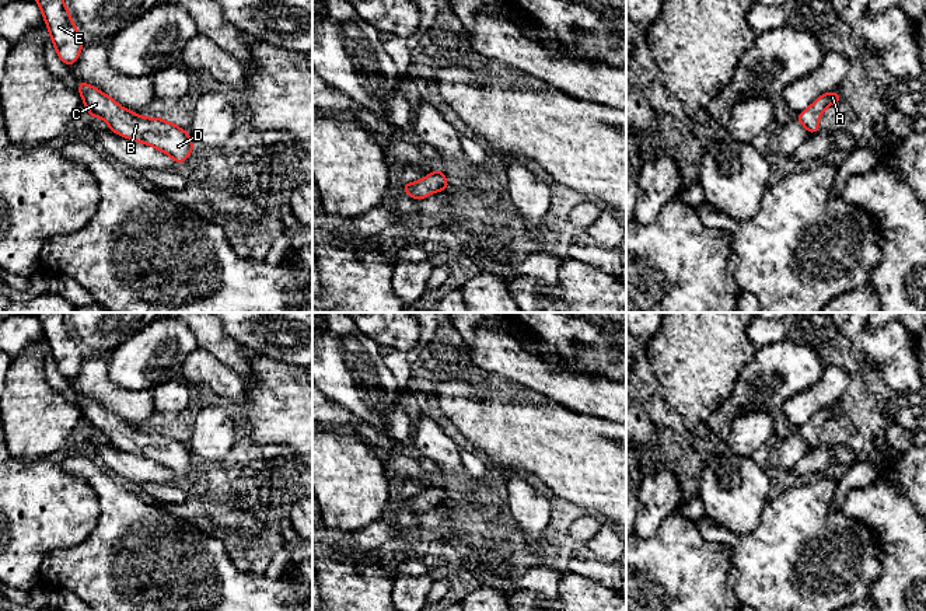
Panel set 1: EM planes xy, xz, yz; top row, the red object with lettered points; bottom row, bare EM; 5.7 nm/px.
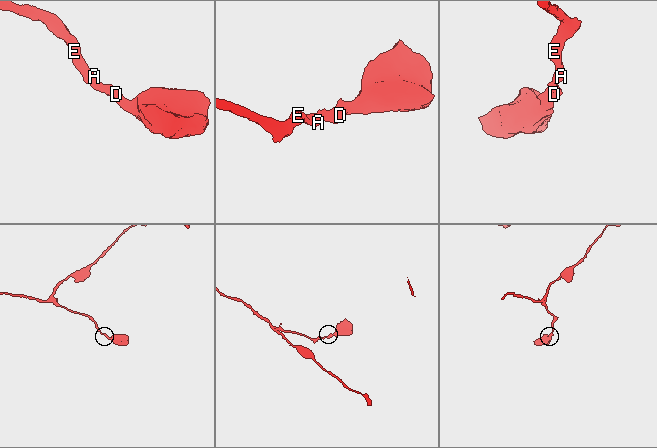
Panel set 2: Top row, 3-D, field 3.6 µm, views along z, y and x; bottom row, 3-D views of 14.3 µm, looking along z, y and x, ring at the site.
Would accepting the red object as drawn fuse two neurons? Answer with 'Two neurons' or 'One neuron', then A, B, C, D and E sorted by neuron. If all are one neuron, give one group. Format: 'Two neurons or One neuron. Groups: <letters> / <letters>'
One neuron. Groups: A B C D E

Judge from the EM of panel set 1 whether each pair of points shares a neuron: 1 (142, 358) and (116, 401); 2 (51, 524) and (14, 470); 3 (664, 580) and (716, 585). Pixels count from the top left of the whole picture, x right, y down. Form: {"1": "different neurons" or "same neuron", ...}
{"1": "different neurons", "2": "same neuron", "3": "same neuron"}

